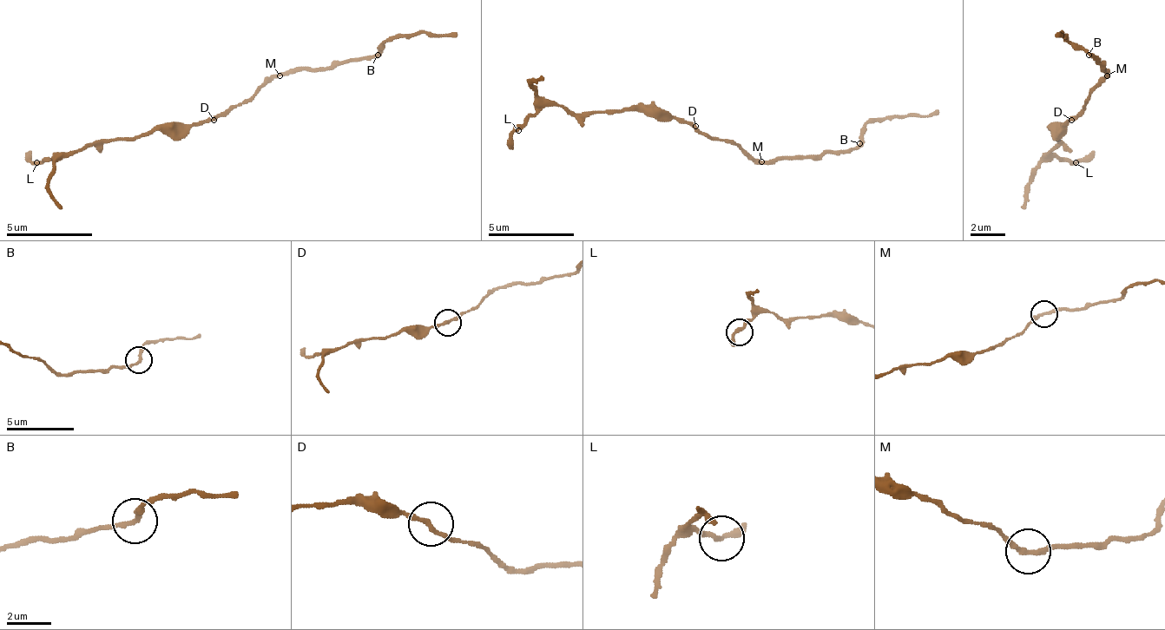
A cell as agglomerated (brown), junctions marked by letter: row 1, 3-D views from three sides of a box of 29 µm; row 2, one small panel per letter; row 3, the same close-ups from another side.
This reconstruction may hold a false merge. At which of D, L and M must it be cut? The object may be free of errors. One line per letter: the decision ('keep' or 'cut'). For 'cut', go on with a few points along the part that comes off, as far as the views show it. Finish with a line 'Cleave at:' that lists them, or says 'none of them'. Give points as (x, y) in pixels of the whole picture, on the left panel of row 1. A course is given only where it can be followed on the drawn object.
D: keep
L: keep
M: keep
Cleave at: none of them

